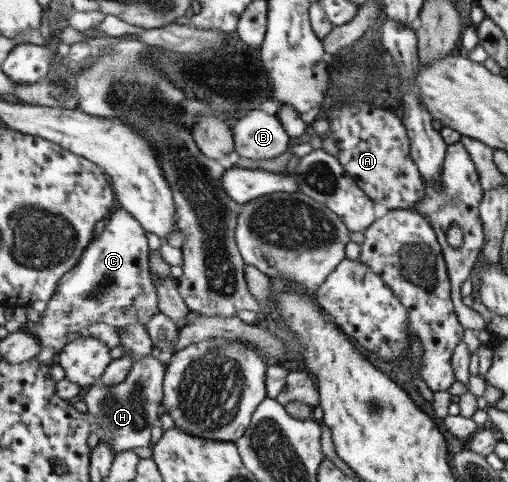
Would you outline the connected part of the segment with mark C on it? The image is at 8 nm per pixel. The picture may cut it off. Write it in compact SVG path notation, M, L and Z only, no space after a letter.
M117 207L107 217L104 229L86 248L78 266L59 280L57 293L46 304L46 309L40 313L41 320L38 322L26 320L20 329L35 333L41 339L41 347L52 349L56 358L69 343L69 338L67 338L69 332L81 333L90 330L93 323L103 322L117 329L131 324L147 324L153 315L161 311L159 310L159 294L151 278L151 271L149 271L150 250L146 228L143 228L143 225L127 212L127 209Z

